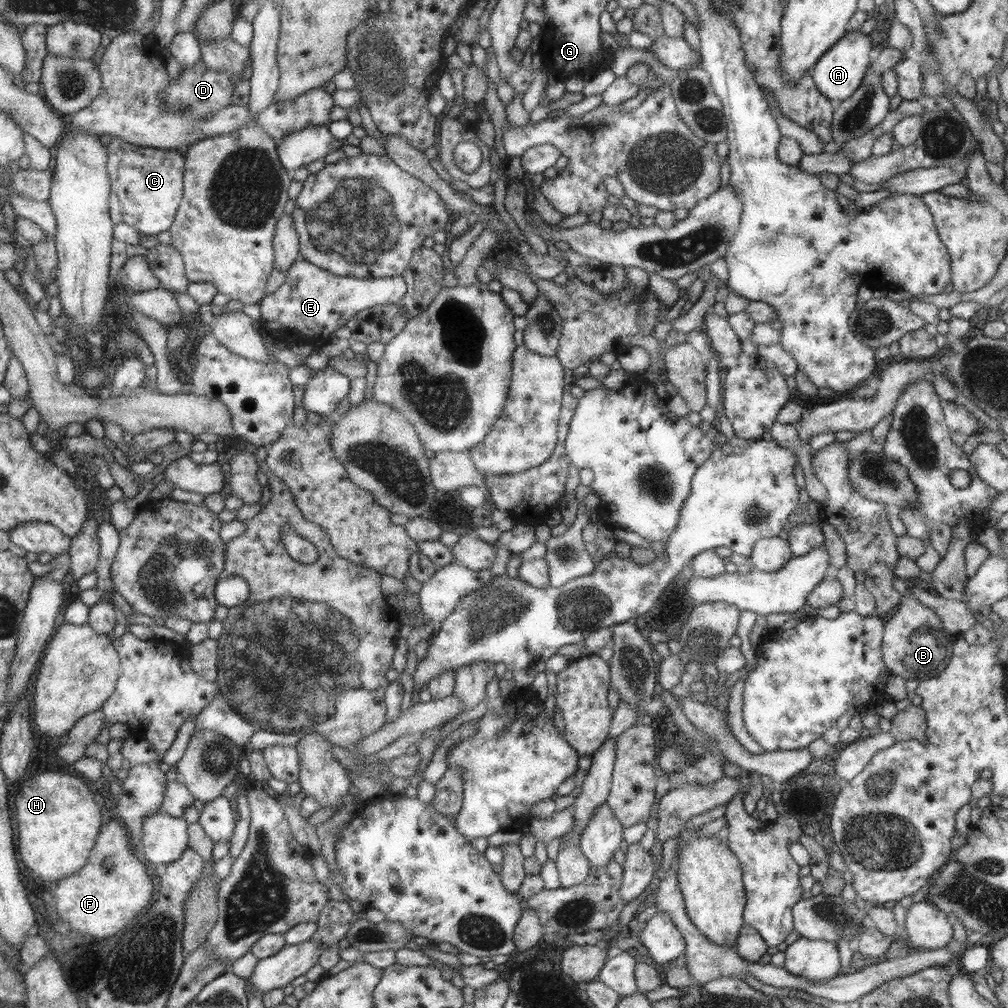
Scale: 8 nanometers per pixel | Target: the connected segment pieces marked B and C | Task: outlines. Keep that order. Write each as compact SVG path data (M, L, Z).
M907 590L900 599L892 615L885 618L881 641L881 652L888 672L906 680L917 681L938 675L946 667L952 653L954 634L945 632L938 614L916 601Z
M112 137L106 145L110 180L108 212L114 224L124 222L155 236L172 225L183 194L184 155L179 151L132 145Z

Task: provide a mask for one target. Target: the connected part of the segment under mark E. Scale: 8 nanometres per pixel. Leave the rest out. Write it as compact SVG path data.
M299 257L284 273L285 280L258 302L260 330L283 343L307 341L320 345L355 313L375 305L397 302L406 291L401 275L367 280L335 276Z

